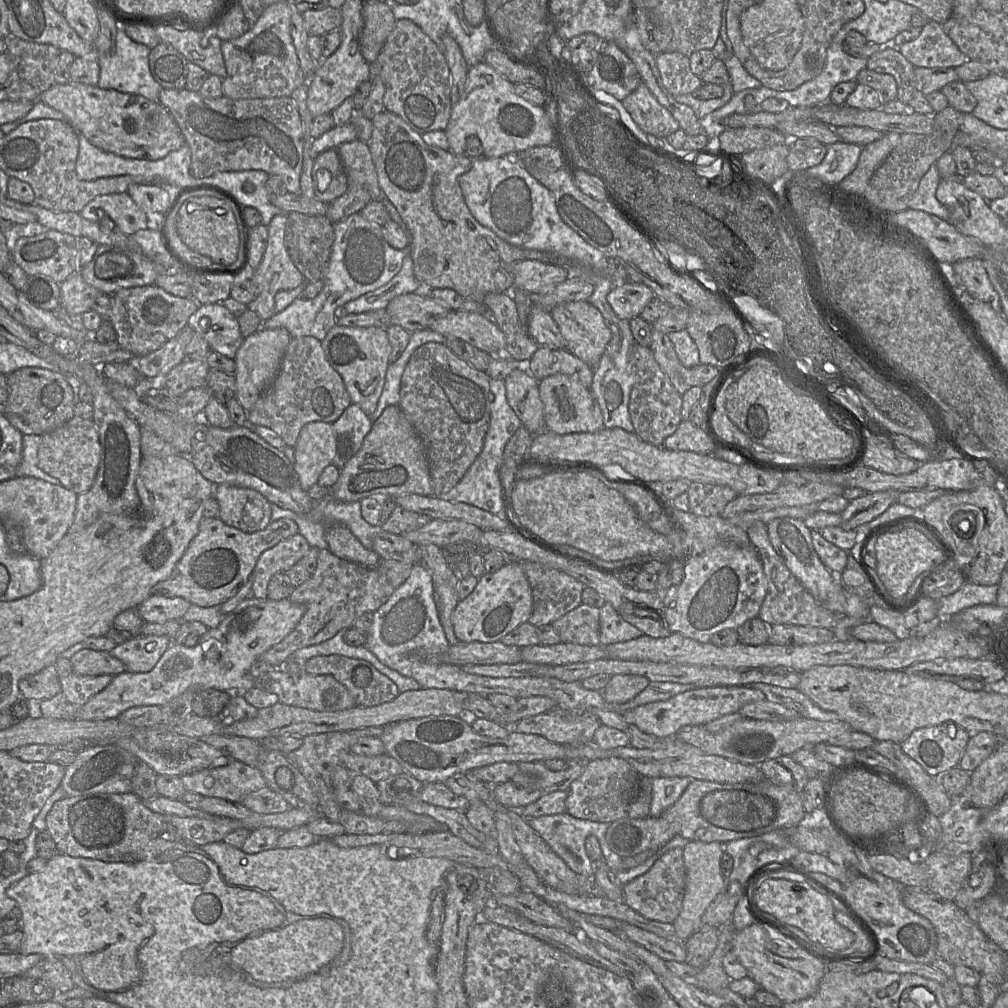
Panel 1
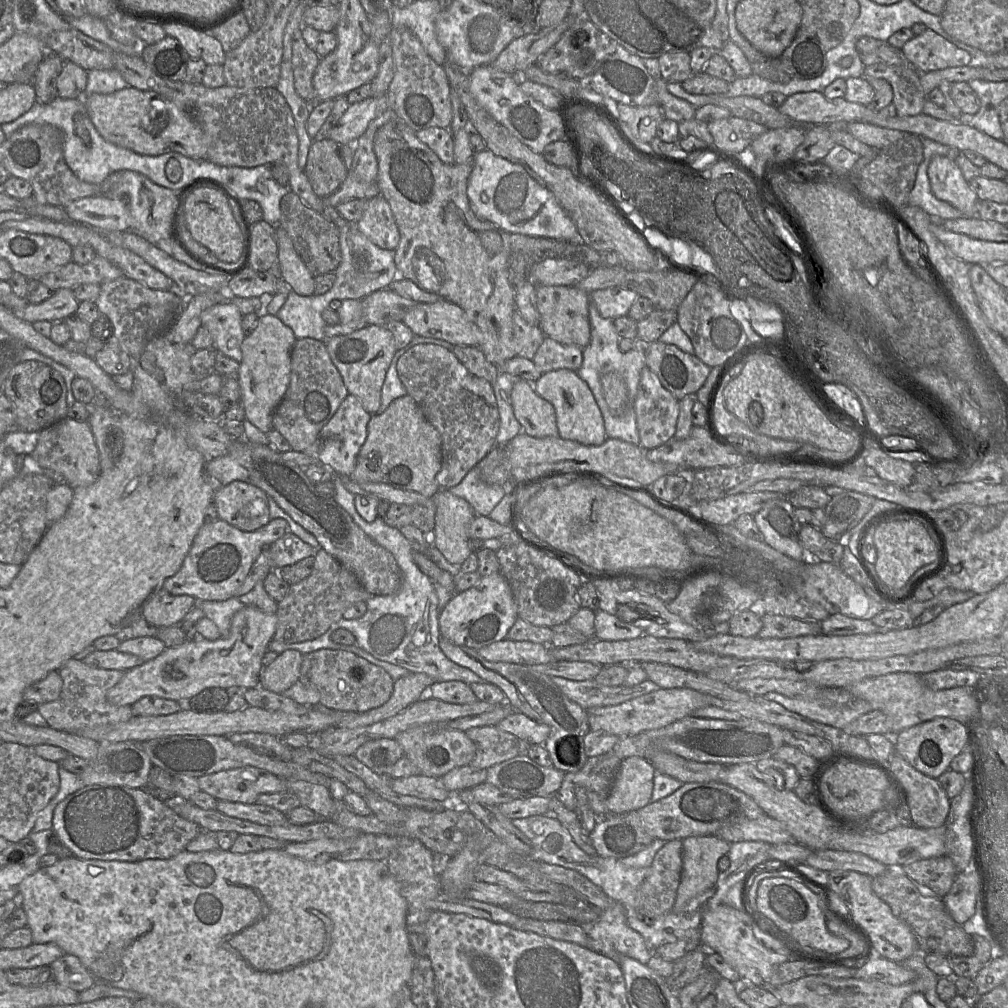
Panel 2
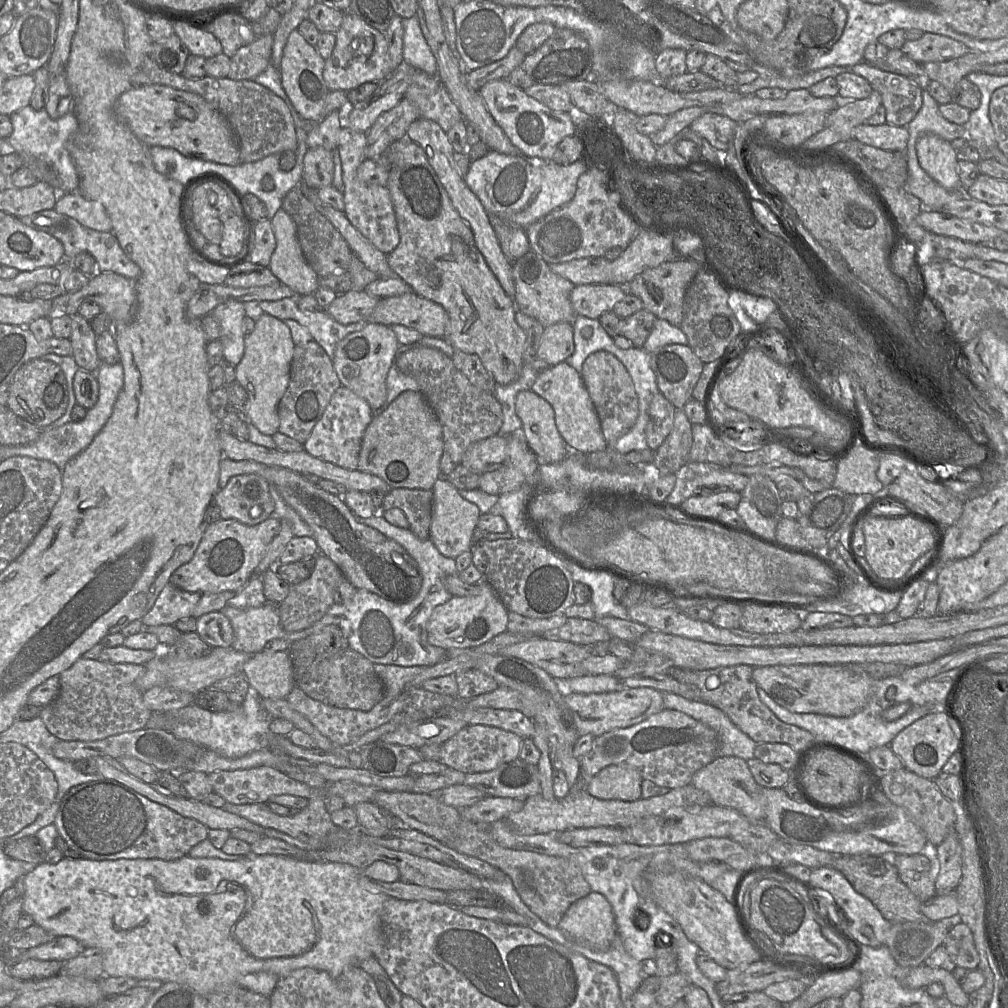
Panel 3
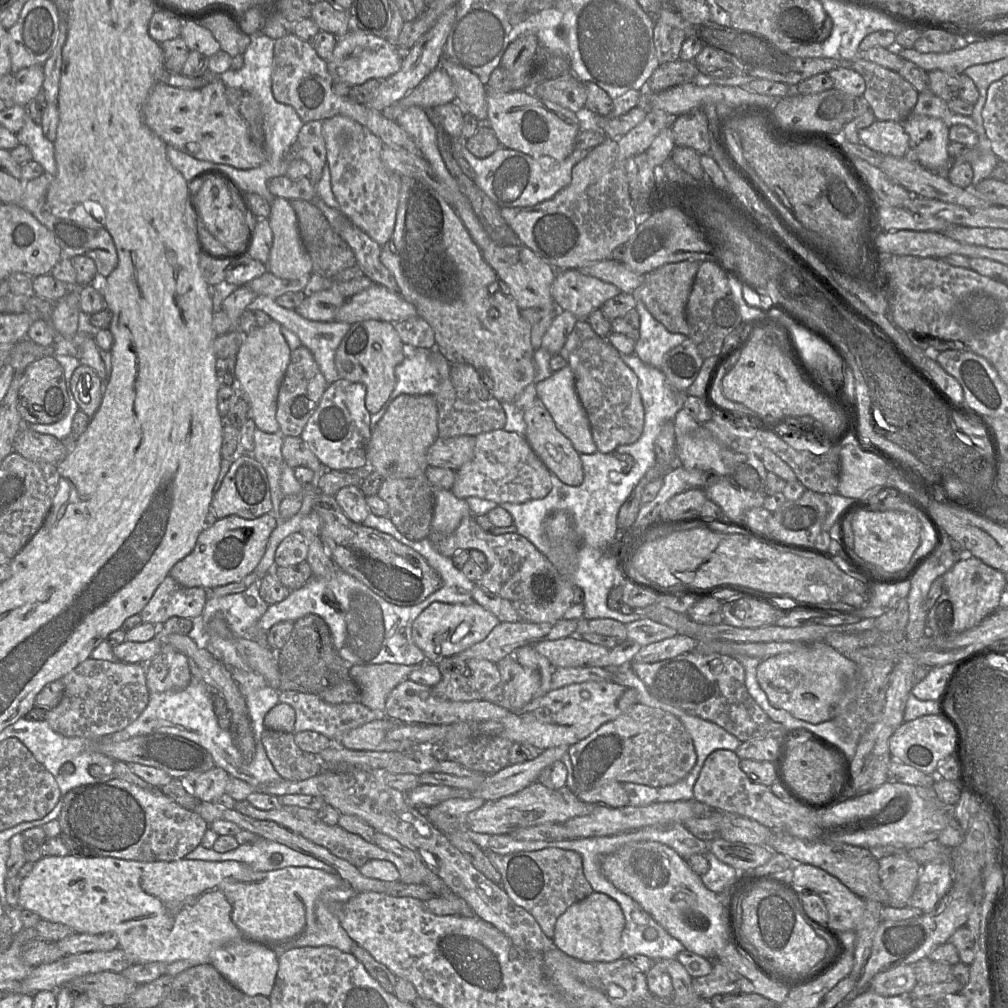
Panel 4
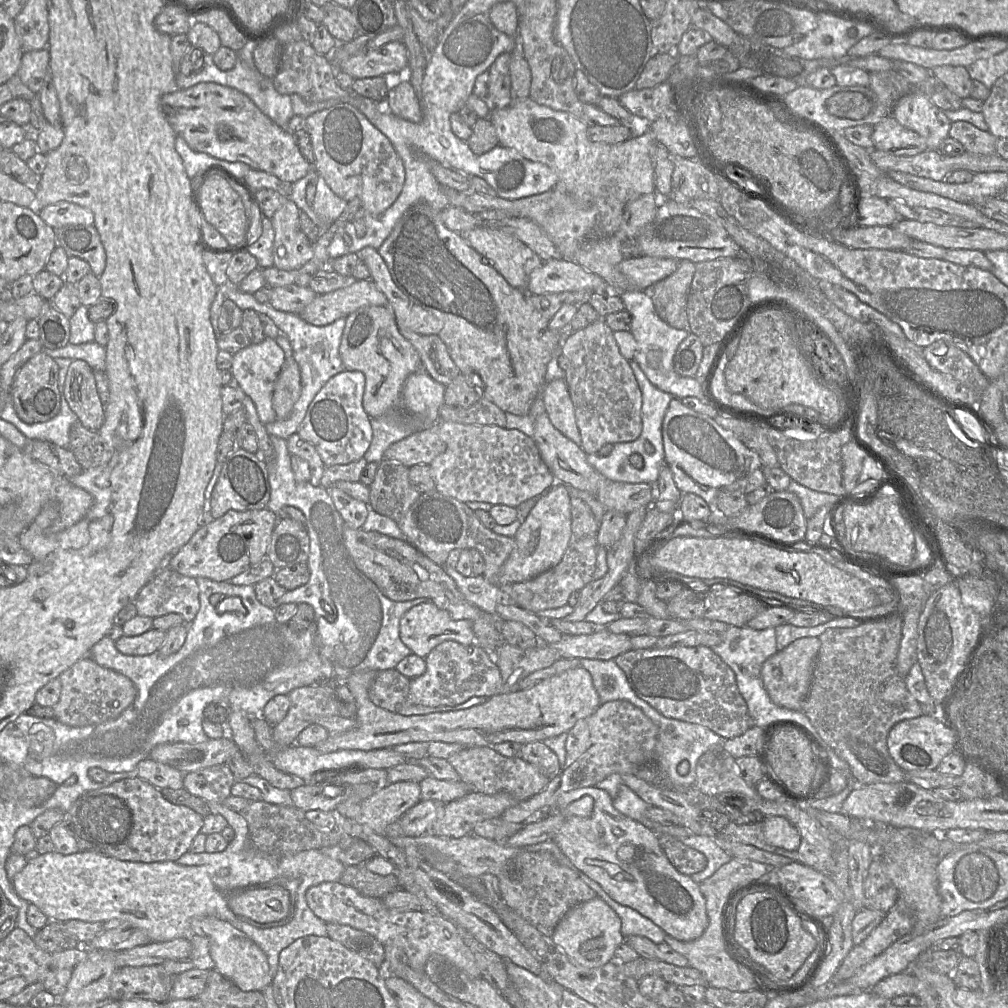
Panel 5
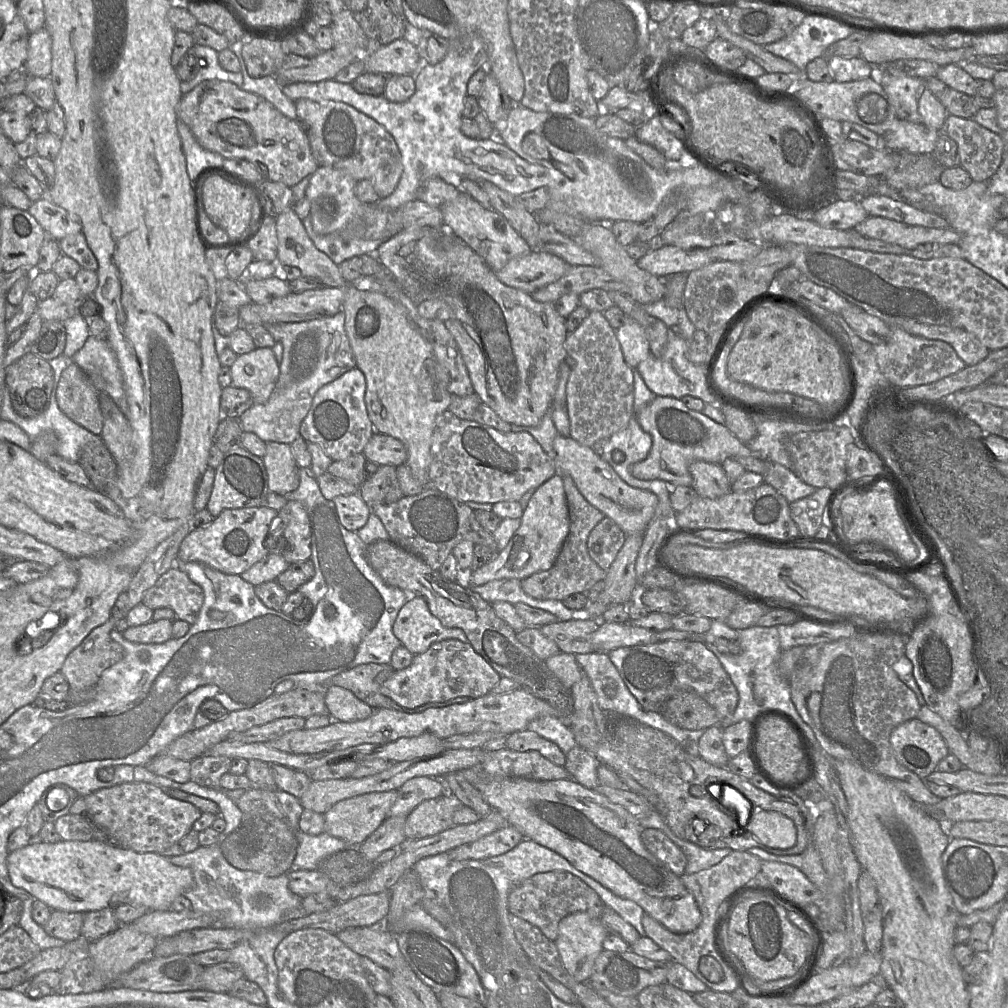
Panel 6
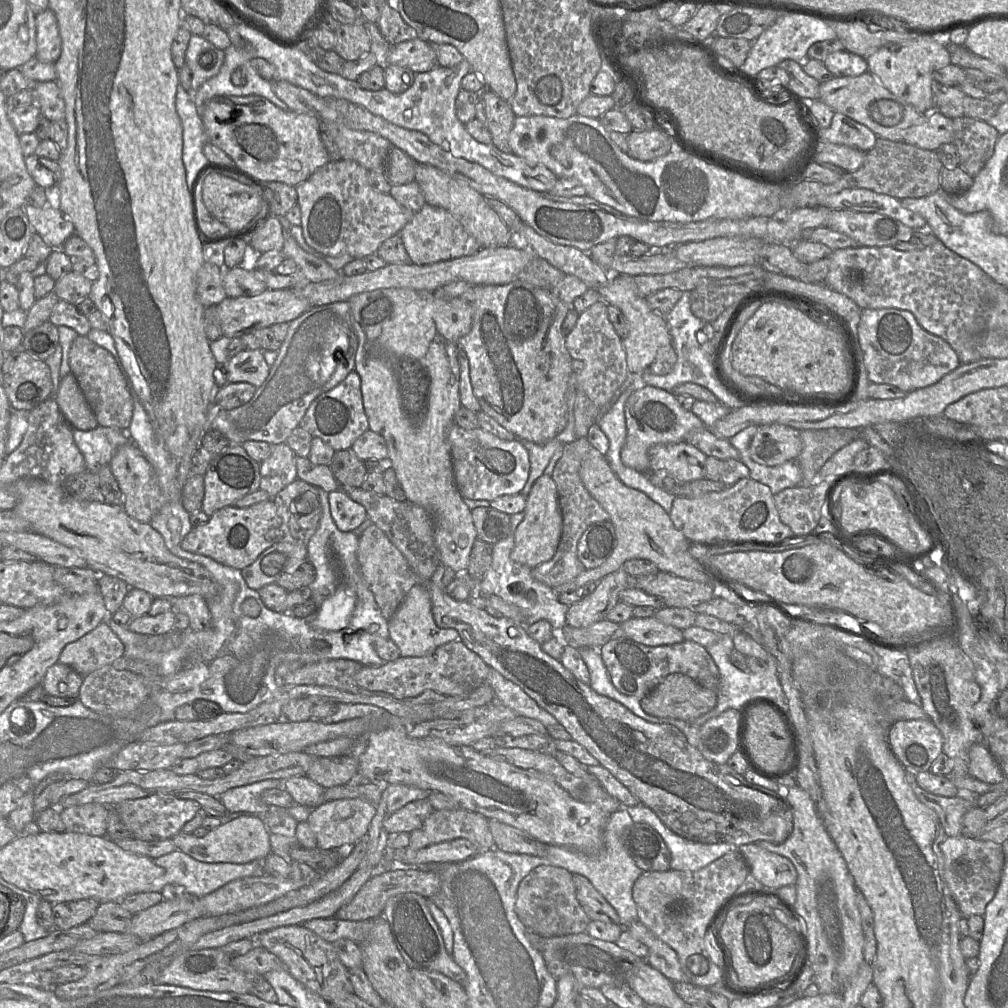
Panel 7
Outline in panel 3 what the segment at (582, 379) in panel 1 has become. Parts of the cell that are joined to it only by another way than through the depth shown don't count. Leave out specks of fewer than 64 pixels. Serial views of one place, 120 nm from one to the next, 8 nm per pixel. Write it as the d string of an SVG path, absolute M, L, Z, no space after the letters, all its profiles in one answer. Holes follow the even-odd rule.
M558 322L544 327L536 357L550 366L566 361L574 352L571 322Z

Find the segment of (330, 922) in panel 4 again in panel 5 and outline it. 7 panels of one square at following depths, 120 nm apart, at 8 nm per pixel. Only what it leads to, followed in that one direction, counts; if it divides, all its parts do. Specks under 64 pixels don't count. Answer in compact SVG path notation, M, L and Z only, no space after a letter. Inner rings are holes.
M306 876L295 898L291 916L283 923L271 927L258 927L244 920L237 920L234 926L250 937L267 955L271 981L273 981L279 967L279 956L283 949L295 940L309 935L328 936L327 923L321 920L309 907L306 891L312 885L312 877Z

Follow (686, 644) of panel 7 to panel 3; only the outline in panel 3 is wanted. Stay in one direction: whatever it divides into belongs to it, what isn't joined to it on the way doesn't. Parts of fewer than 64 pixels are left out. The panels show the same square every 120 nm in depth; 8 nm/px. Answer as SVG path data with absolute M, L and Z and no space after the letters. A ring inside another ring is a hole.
M741 664L702 671L675 668L673 677L677 681L695 686L703 702L723 711L730 720L749 738L757 743L783 743L804 755L822 741L808 731L779 720L759 699L756 684L752 679L753 668Z

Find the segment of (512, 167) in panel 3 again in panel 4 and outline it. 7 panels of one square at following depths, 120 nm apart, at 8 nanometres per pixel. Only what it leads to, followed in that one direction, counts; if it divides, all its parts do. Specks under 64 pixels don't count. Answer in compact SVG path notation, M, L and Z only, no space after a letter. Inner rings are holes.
M461 140L460 152L475 173L475 184L499 207L530 207L554 197L571 182L573 167L590 150L574 150L564 160L549 157L534 158L515 149L499 148L486 158L475 157Z

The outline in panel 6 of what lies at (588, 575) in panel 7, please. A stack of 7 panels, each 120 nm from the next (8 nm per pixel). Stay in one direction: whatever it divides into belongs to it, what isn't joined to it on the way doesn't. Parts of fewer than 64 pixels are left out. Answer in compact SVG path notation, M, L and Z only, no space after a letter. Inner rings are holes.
M558 434L555 437L552 459L556 473L569 475L584 498L612 519L626 535L644 534L658 505L657 495L649 490L628 485L592 447L581 445L570 436L563 437Z

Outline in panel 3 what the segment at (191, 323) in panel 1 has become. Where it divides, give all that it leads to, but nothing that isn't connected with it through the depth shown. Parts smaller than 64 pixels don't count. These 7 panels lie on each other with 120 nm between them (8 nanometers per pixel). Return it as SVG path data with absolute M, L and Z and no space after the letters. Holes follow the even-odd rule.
M228 301L218 305L211 313L220 325L220 342L223 346L224 359L237 366L244 355L245 335L242 331L246 316L244 303Z

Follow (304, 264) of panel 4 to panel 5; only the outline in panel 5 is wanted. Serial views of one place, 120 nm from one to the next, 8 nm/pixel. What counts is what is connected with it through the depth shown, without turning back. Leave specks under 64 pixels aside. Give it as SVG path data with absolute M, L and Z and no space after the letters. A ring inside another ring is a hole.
M290 198L271 218L275 240L273 246L274 266L281 270L302 267L314 256L314 244L301 229L300 209Z

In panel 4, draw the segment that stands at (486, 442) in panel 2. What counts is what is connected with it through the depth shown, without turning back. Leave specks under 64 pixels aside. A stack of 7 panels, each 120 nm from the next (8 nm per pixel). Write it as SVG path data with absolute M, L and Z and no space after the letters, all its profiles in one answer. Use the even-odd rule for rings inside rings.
M450 378L445 379L439 385L437 392L433 396L438 409L439 437L476 436L480 433L504 428L506 422L505 412L501 403L492 396L486 400L465 402L457 396Z

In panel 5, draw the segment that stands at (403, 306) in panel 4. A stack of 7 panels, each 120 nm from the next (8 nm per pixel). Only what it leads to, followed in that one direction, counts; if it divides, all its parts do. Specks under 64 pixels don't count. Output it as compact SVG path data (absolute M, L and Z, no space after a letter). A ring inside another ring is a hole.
M372 279L355 280L350 286L317 295L299 314L308 323L328 325L364 306L388 306L386 296Z

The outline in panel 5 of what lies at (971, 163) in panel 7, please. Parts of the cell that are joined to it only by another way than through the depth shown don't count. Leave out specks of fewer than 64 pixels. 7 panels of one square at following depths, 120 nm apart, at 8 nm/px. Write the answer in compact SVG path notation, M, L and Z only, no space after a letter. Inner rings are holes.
M967 121L951 122L949 136L959 141L967 152L984 155L996 153L995 137Z

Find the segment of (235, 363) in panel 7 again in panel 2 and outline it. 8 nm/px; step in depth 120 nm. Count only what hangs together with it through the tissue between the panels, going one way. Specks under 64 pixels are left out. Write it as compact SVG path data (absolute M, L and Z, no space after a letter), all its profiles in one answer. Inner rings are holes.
M267 314L258 320L255 330L241 344L242 361L237 372L241 390L241 405L245 416L260 431L268 433L273 428L273 414L290 383L291 353L296 343L293 330L276 315Z

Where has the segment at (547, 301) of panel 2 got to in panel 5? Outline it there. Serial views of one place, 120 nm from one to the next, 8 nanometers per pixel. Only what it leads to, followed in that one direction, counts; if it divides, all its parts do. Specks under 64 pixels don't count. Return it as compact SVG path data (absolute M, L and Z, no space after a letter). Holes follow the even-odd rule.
M477 227L462 233L462 237L514 288L526 293L530 274L544 261L516 237L489 227Z

